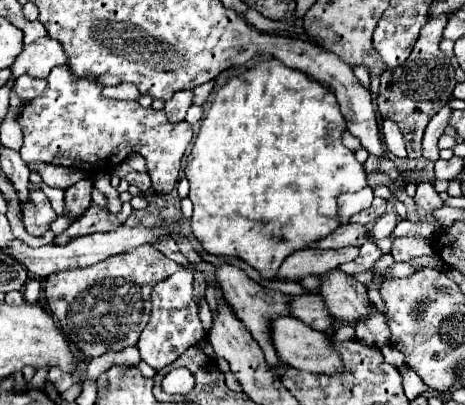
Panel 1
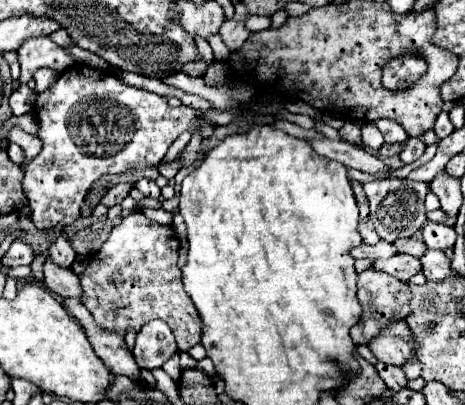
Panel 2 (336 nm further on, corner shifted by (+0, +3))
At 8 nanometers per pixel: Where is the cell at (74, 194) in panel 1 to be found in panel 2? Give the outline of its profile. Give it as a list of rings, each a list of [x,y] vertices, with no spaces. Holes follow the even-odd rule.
[[[58,232],[54,234],[52,238],[52,244],[50,244],[50,258],[52,262],[64,266],[64,268],[70,268],[74,258],[76,258],[76,252],[70,244],[70,236],[66,232]]]

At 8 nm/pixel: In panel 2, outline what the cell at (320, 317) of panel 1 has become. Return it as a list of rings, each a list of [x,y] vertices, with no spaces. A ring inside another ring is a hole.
[[[364,270],[362,274],[358,274],[358,300],[362,306],[362,322],[354,324],[350,328],[350,336],[354,340],[354,344],[366,344],[372,336],[376,336],[382,326],[388,320],[402,320],[410,314],[410,290],[406,284],[402,284],[400,280],[392,278],[390,274],[384,272],[376,272],[376,270]]]

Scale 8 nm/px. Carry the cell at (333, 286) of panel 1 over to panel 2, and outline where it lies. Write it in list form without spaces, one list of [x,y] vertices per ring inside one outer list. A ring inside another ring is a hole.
[[[390,320],[366,346],[380,362],[396,366],[416,354],[412,332],[408,332],[408,324],[404,320]]]

